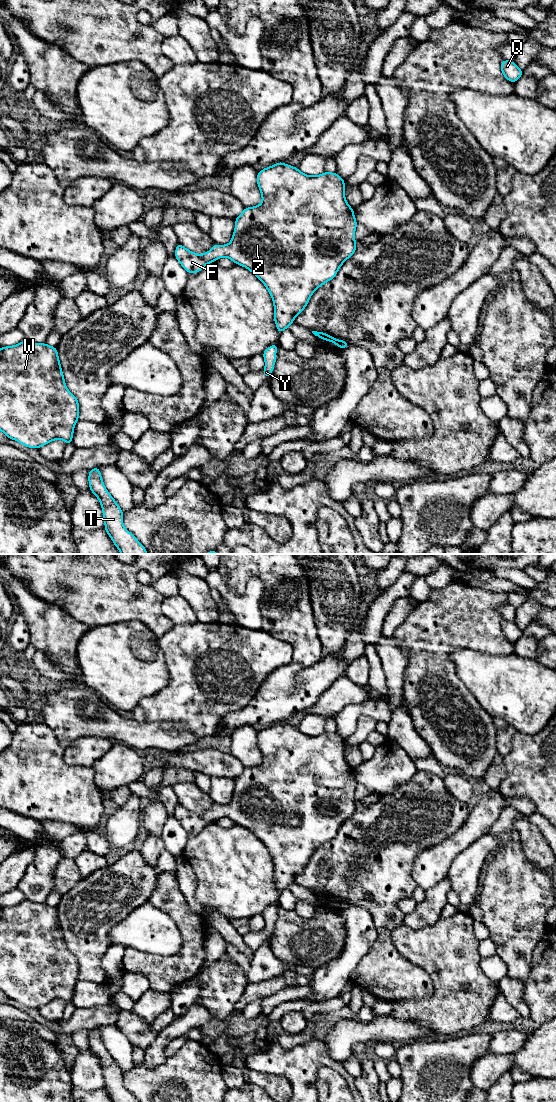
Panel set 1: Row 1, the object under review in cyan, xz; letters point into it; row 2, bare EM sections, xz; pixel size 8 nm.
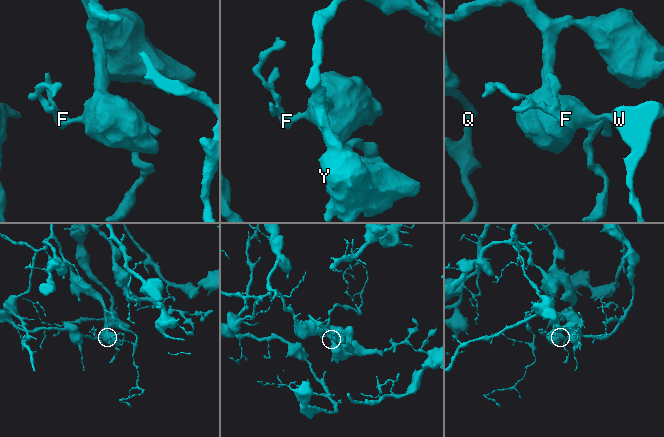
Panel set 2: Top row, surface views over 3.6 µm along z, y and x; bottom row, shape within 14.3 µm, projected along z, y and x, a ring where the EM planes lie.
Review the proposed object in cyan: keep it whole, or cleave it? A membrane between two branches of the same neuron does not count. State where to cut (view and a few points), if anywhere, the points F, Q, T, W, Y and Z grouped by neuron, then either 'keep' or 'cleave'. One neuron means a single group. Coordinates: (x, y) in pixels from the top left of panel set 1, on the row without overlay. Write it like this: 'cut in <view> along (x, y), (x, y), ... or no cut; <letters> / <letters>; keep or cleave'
no cut; F Q T W Y Z; keep

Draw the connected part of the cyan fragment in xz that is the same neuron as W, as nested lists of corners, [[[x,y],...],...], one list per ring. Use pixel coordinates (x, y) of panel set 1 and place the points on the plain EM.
[[[25,899],[17,905],[0,908],[0,990],[8,998],[38,1009],[56,999],[72,1004],[78,976],[79,962],[66,947],[56,907]]]

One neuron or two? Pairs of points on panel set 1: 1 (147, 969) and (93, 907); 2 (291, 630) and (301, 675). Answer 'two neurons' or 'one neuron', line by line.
1: two neurons
2: two neurons

